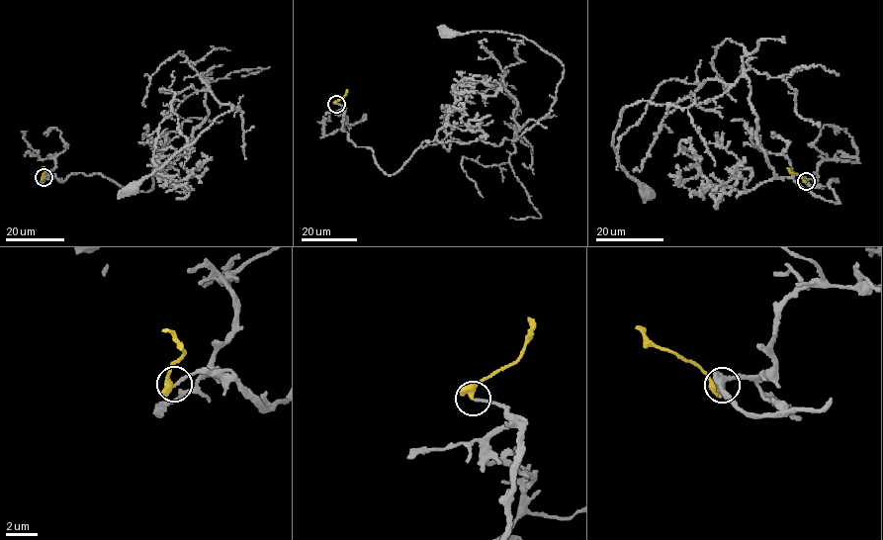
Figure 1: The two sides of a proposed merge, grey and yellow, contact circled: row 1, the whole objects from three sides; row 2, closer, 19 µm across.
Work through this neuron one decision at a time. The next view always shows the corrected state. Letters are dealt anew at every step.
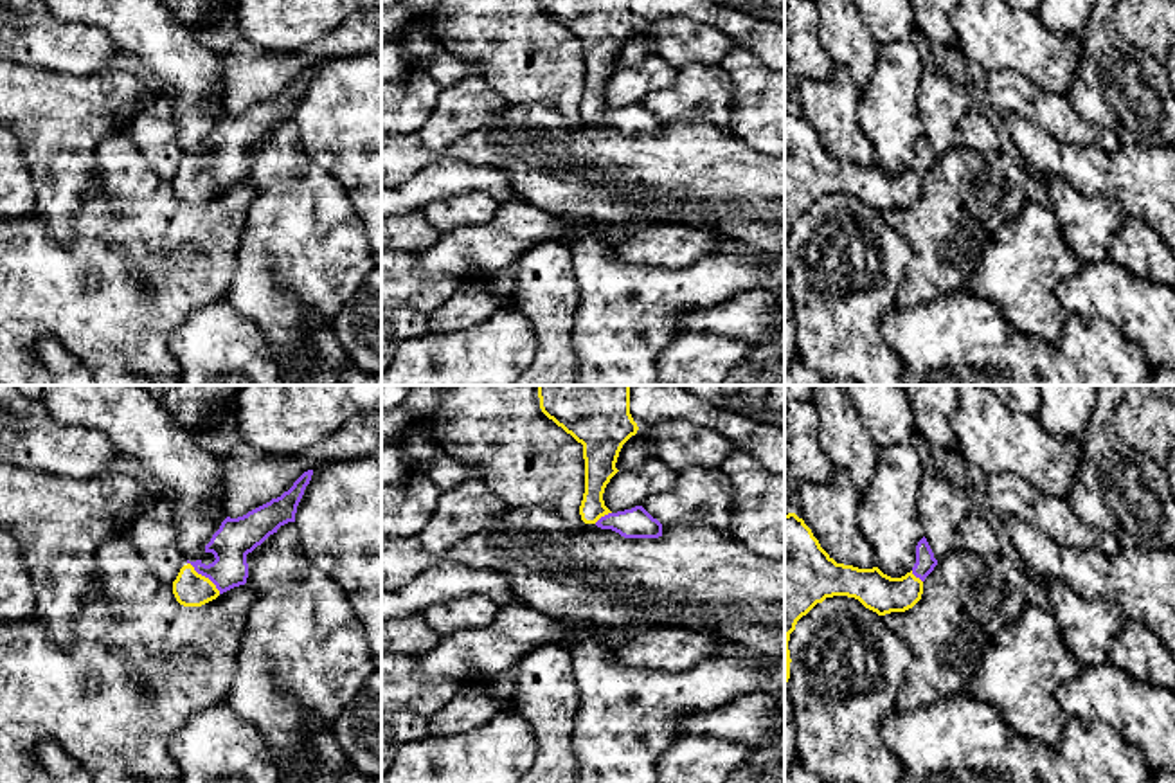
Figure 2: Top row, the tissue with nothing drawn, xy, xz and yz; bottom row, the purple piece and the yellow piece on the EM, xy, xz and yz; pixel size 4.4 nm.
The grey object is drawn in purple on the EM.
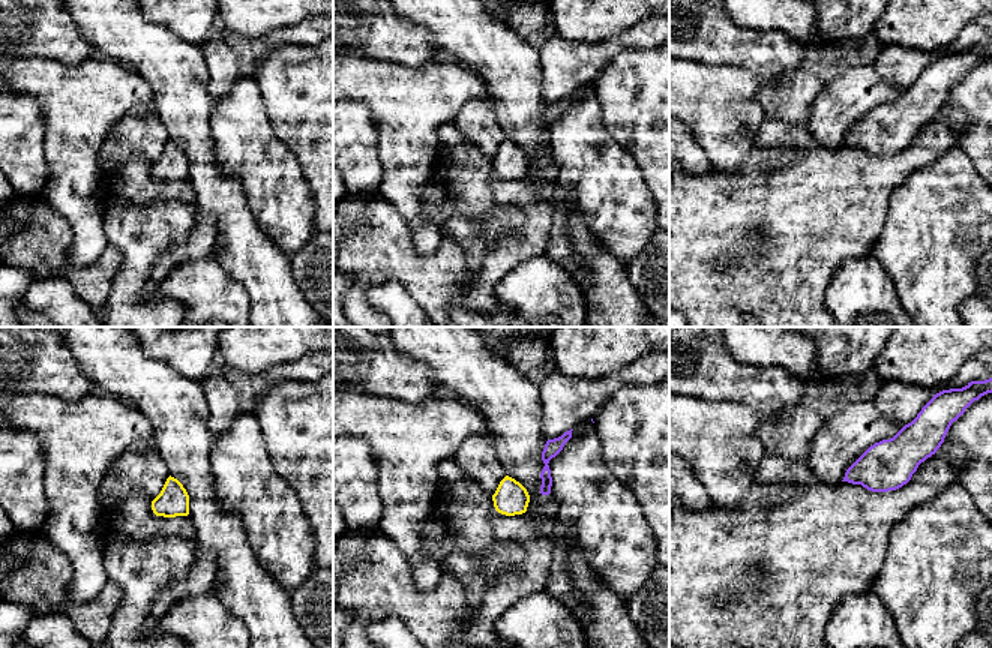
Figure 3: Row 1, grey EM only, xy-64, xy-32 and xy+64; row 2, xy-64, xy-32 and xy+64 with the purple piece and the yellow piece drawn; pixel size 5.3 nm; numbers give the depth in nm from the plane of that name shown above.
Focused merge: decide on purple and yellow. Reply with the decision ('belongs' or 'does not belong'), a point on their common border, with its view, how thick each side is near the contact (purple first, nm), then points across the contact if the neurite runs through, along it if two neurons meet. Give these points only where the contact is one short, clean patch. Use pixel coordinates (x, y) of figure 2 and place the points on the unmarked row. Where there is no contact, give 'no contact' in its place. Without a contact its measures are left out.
belongs; meets purple in xy at (206, 173); 180 nm thick on the purple side, 160 nm on the other; runs through xy (236, 134), (231, 152), (206, 173), (191, 186)

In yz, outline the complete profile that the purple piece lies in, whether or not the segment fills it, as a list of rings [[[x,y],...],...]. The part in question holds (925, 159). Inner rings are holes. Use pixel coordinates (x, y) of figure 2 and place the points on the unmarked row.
[[[795,110],[785,112],[785,281],[790,275],[790,230],[797,218],[806,212],[817,200],[826,194],[848,193],[858,196],[866,205],[885,212],[891,209],[905,209],[912,205],[923,191],[923,178],[934,167],[937,157],[923,133],[916,142],[916,160],[910,169],[901,175],[891,175],[878,164],[858,166],[837,160],[813,133],[812,126]]]

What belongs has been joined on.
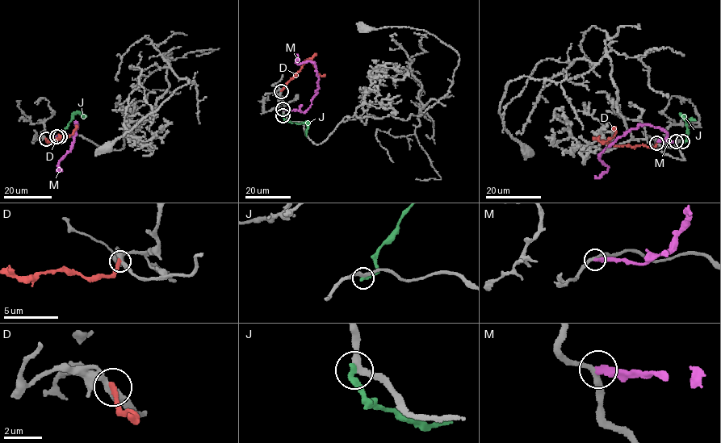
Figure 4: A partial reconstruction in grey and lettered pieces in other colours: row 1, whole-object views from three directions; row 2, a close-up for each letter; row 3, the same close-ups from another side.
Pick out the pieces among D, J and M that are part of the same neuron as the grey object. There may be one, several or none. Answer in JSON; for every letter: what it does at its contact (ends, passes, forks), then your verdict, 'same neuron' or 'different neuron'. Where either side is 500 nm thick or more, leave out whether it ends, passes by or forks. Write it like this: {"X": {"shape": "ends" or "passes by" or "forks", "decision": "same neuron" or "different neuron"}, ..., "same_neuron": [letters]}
{"D": {"shape": "ends", "decision": "different neuron"}, "J": {"shape": "ends", "decision": "different neuron"}, "M": {"shape": "ends", "decision": "different neuron"}, "same_neuron": []}

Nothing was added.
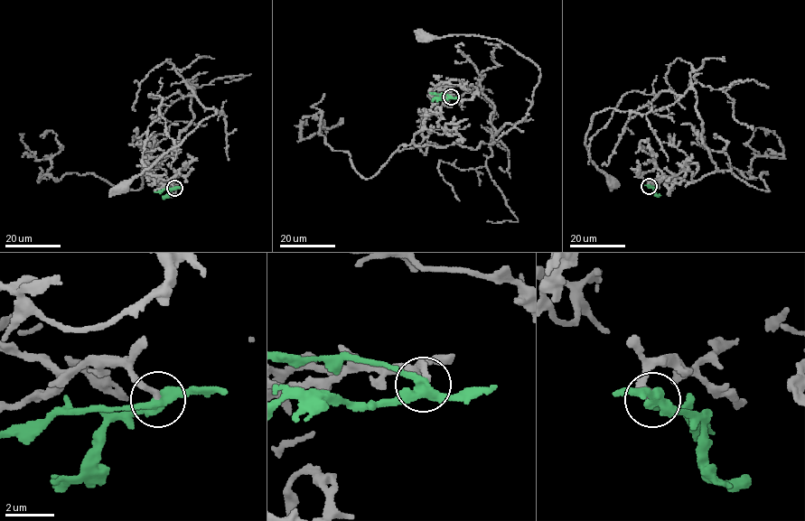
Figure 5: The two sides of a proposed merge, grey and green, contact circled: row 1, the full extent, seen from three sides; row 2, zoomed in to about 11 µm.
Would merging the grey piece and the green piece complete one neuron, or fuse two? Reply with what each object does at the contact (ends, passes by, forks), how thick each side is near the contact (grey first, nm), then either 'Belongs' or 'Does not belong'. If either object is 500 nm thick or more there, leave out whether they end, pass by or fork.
At the ring grey ends. At the ring green forks. Thickness 260 nm (grey) against 360 nm. Belongs

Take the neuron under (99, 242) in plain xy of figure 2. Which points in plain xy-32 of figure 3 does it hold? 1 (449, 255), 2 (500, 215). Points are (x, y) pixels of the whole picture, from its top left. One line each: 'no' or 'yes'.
1: yes
2: no

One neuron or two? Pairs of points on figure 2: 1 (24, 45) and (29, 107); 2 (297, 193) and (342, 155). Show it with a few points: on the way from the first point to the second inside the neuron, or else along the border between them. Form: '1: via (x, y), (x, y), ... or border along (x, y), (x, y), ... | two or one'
1: border along (18, 62), (27, 67), (56, 69), (67, 74) | two
2: border along (299, 135), (303, 150), (337, 182), (349, 204) | two

